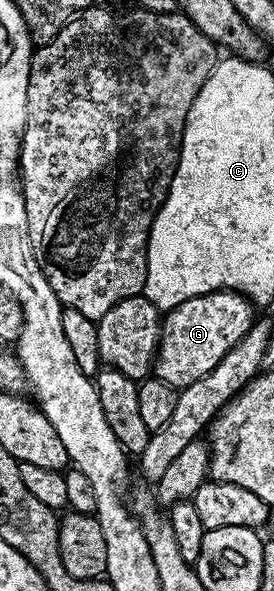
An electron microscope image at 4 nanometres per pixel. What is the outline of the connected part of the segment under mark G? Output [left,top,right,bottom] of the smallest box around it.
[154,290,257,389]

